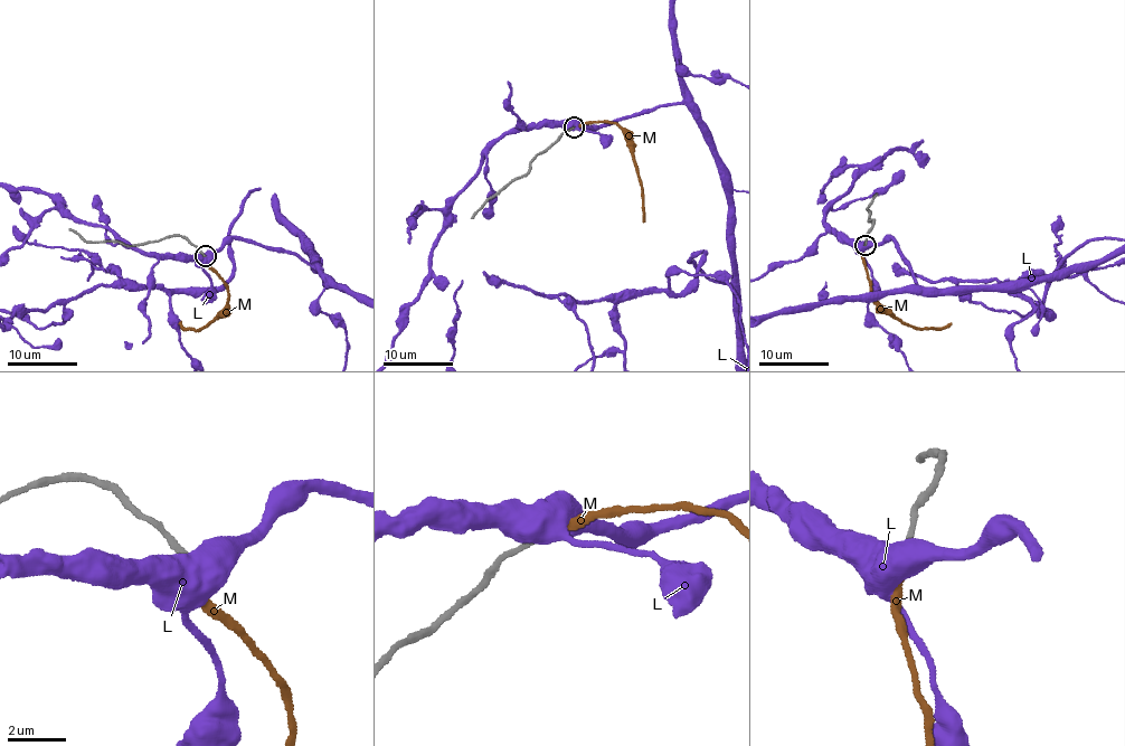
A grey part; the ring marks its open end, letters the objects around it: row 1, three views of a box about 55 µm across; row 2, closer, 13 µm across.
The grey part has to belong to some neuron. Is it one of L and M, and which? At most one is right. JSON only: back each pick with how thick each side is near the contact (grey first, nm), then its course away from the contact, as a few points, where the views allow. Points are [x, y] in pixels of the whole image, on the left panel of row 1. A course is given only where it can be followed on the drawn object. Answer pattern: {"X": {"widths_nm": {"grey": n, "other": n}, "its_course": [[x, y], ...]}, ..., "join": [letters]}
{"M": {"widths_nm": {"grey": 240, "other": 240}}, "join": ["M"]}

